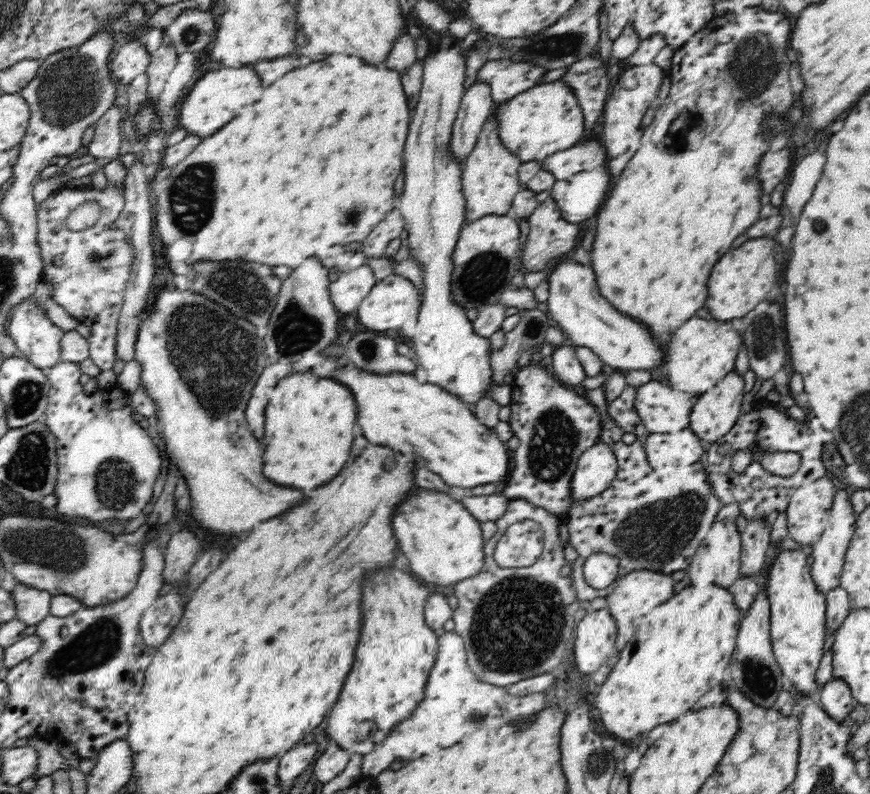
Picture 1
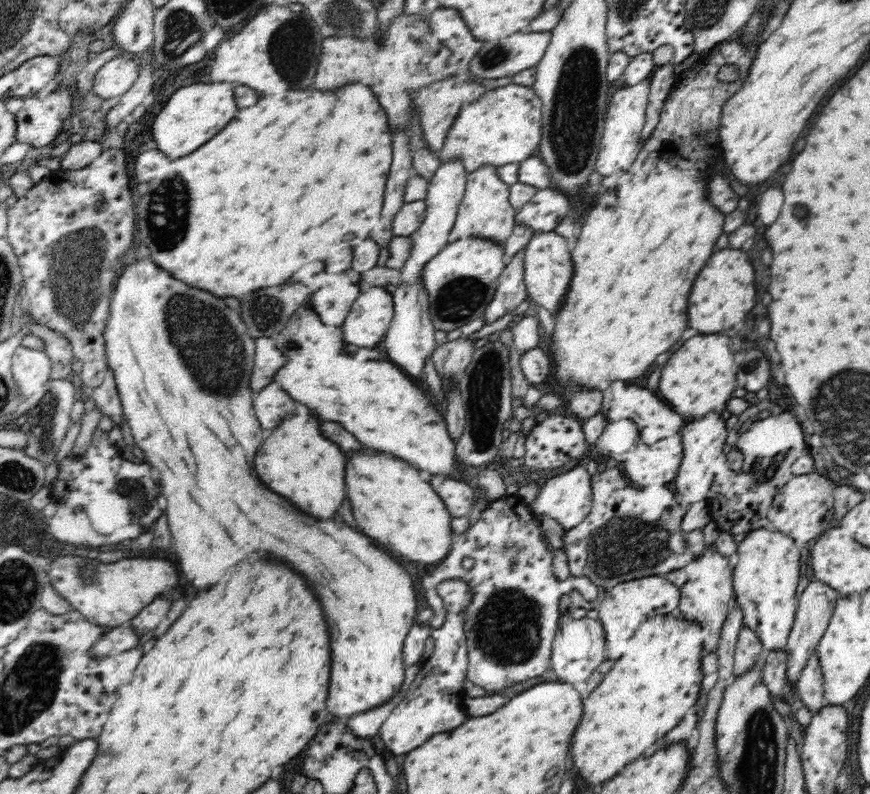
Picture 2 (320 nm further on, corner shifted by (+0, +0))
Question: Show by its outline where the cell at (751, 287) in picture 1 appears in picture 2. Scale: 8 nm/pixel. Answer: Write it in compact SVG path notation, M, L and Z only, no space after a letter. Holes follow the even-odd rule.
M720 250L710 256L688 296L688 326L700 334L718 334L732 328L736 322L742 322L752 310L756 298L754 290L754 268L748 260L748 254L742 250Z

